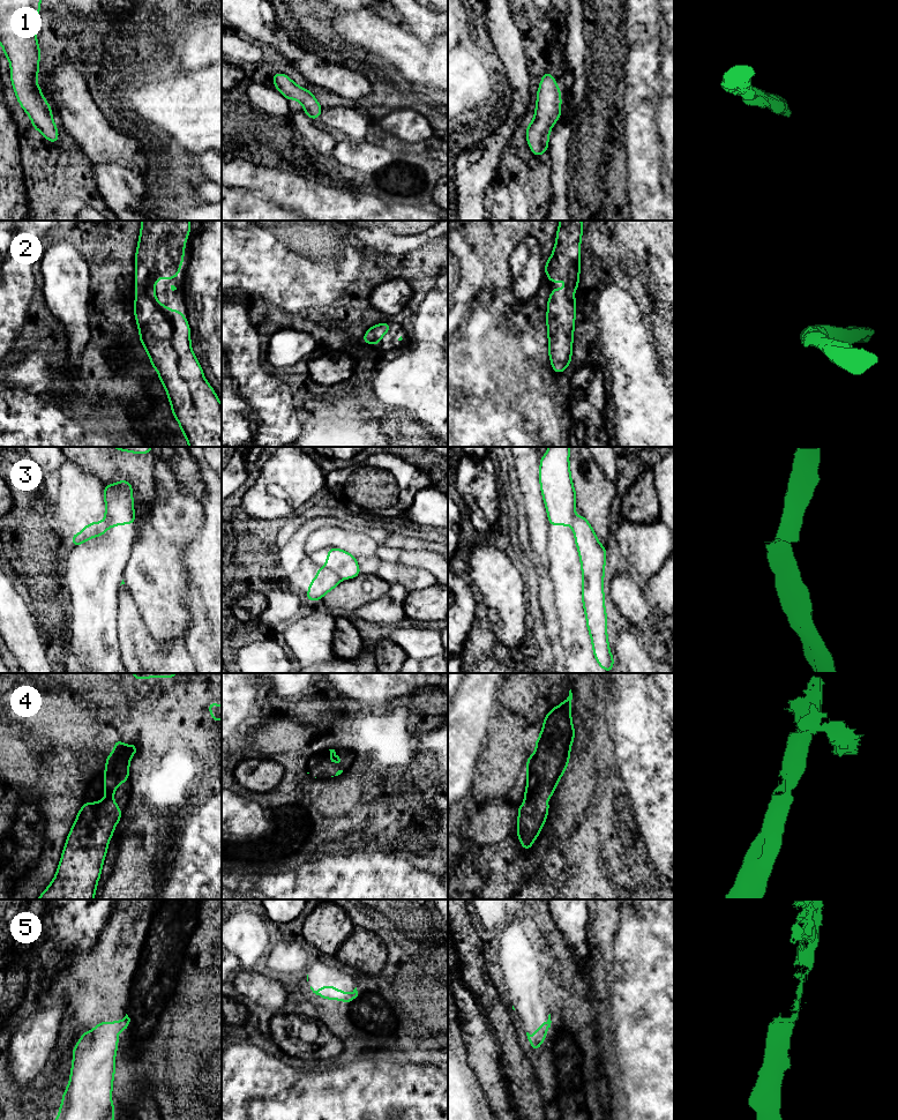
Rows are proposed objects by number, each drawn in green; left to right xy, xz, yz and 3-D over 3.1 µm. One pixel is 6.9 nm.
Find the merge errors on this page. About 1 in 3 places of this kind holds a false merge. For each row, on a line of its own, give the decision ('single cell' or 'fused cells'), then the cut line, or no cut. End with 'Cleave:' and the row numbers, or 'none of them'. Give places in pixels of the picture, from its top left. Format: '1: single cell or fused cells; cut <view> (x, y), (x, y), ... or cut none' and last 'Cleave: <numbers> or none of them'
1: single cell; cut none
2: single cell; cut none
3: fused cells; cut xz (326, 568), (335, 572), (342, 579)
4: single cell; cut none
5: single cell; cut none
Cleave: 3

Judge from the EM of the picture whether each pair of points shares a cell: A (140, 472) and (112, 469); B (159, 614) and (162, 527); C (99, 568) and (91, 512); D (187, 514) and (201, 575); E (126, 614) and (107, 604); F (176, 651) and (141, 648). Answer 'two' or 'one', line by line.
A: one
B: one
C: two
D: two
E: two
F: one

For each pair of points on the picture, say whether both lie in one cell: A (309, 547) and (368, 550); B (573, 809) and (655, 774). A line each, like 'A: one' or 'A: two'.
A: one
B: two

